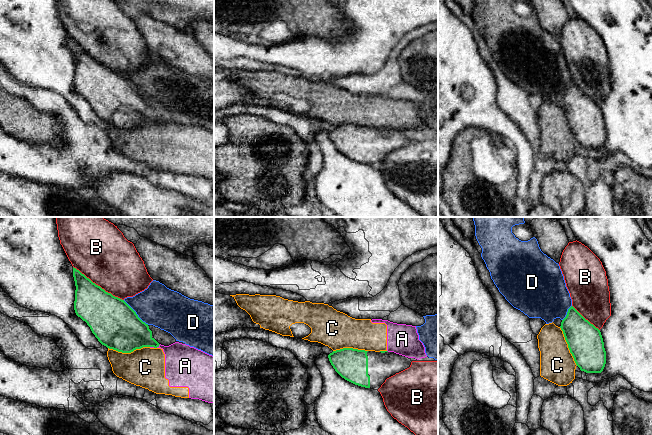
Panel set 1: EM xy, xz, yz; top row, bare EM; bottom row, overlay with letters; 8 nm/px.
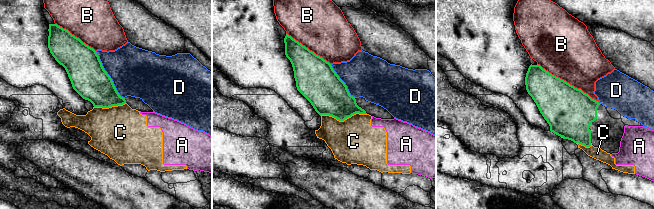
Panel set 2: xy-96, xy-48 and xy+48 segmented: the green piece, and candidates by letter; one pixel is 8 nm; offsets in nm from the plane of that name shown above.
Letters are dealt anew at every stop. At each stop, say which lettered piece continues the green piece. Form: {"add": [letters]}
{"add": []}

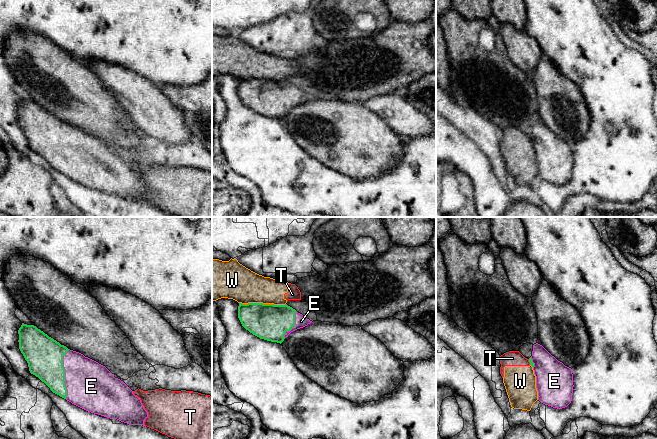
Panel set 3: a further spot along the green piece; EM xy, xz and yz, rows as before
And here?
{"add": ["E"]}

